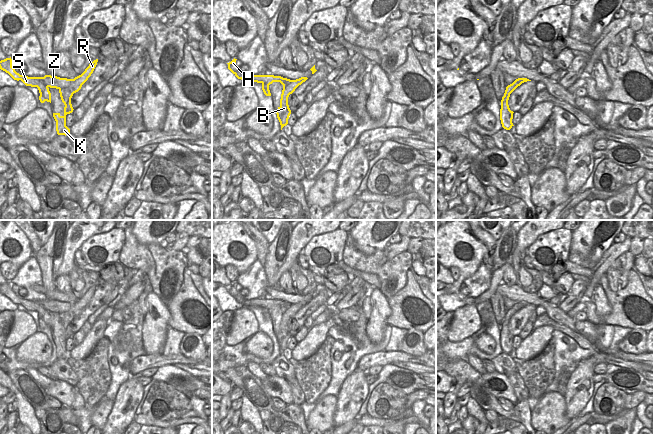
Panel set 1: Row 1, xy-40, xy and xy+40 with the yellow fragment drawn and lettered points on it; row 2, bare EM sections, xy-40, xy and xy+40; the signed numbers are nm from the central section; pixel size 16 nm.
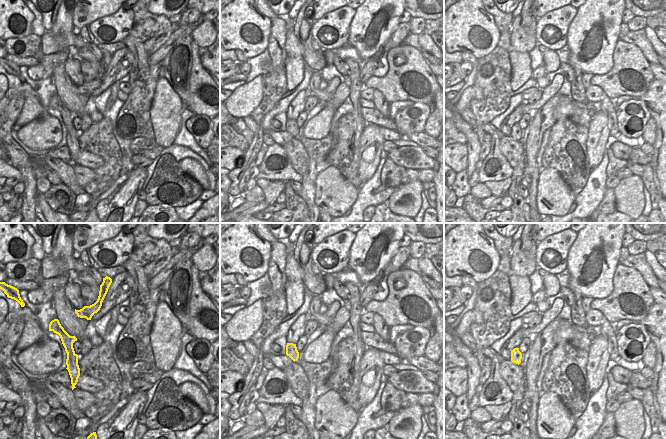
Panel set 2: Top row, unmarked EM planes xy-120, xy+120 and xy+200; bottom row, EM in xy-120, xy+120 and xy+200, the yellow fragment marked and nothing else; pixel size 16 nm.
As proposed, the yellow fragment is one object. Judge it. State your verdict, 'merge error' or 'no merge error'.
merge error

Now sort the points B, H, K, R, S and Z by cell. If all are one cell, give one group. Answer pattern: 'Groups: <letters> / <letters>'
Groups: B K R Z / H S

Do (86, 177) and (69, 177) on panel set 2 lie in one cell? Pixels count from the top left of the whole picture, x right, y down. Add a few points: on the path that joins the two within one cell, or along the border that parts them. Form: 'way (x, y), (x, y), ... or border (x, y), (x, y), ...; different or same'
border (72, 166), (75, 180), (82, 187); different

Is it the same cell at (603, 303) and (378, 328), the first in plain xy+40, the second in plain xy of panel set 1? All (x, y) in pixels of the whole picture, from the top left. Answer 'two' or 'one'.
one

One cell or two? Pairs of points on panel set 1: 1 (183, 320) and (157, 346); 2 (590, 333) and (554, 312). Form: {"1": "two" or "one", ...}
{"1": "two", "2": "two"}

